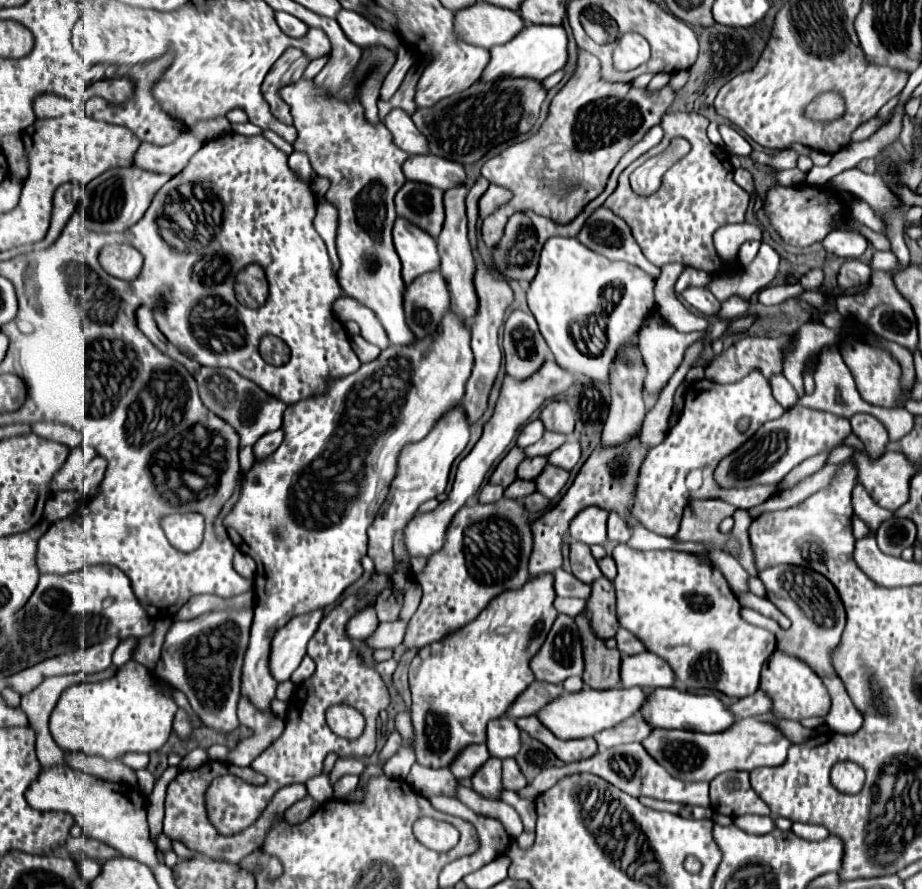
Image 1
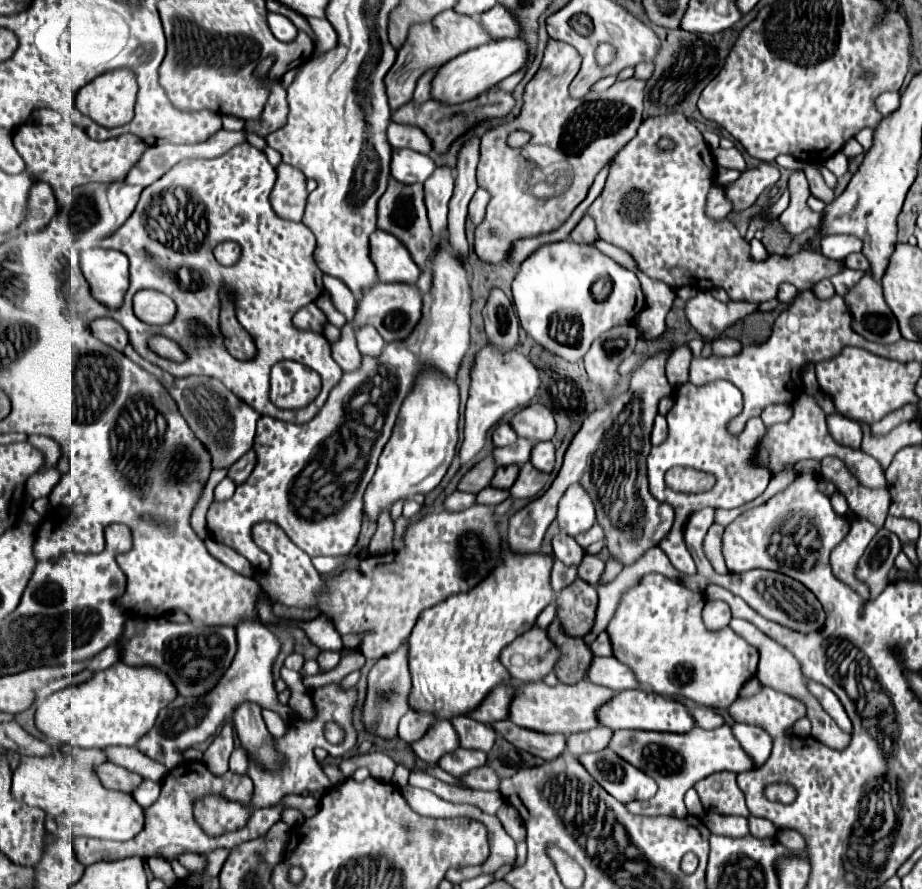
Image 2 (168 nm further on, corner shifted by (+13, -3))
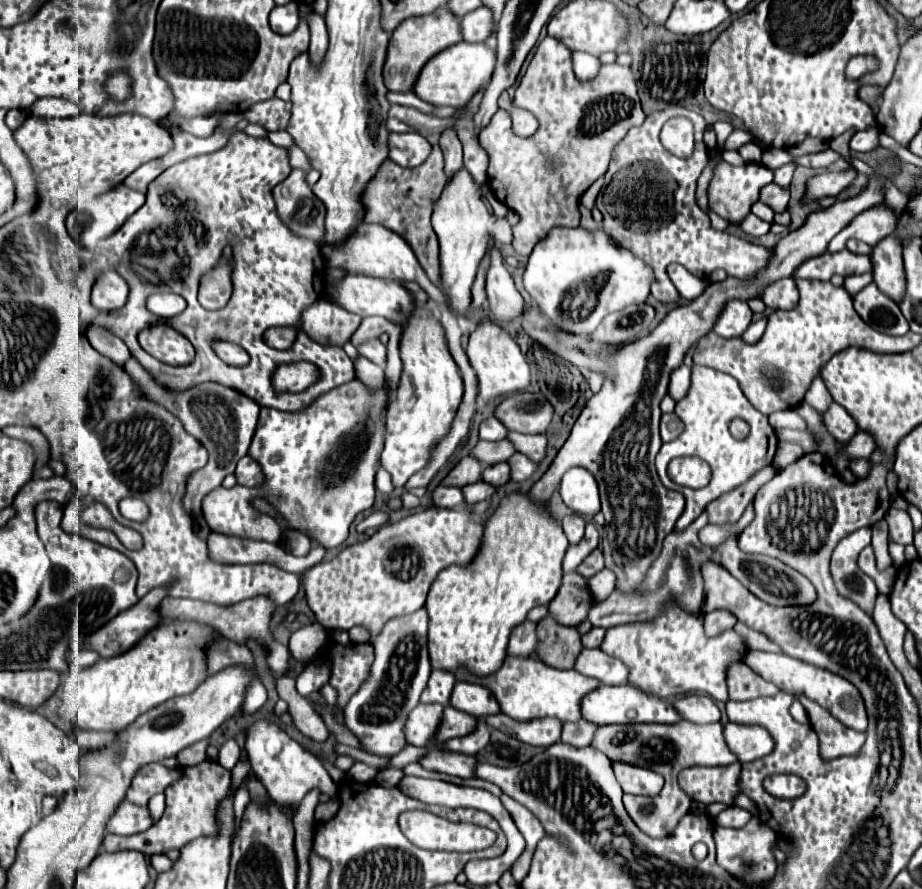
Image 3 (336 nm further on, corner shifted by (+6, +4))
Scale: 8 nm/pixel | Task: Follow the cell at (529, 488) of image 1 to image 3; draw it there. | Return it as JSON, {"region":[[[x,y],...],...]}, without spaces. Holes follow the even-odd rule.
{"region":[[[477,481],[473,485],[465,485],[461,491],[463,491],[463,497],[465,497],[465,503],[467,505],[475,505],[479,501],[489,499],[495,493],[495,487],[485,483],[485,481]]]}

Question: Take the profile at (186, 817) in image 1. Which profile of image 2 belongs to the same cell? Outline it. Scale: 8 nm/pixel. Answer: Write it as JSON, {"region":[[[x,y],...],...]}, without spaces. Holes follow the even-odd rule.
{"region":[[[182,762],[178,764],[176,768],[172,768],[166,778],[162,780],[162,792],[160,792],[160,798],[148,806],[144,810],[144,816],[146,816],[146,824],[144,824],[144,830],[134,838],[134,840],[128,840],[126,844],[118,844],[118,842],[106,842],[106,840],[94,840],[94,838],[76,838],[74,840],[74,850],[76,850],[76,856],[82,864],[94,864],[94,862],[100,862],[100,860],[120,860],[120,858],[126,858],[126,856],[132,856],[132,854],[140,854],[142,858],[148,858],[148,856],[164,856],[164,858],[176,858],[180,854],[186,854],[186,852],[196,852],[196,854],[208,854],[210,850],[216,850],[216,848],[226,848],[226,850],[234,850],[236,846],[240,846],[242,842],[248,842],[248,840],[256,840],[258,836],[264,836],[272,824],[276,824],[280,818],[282,818],[282,812],[286,808],[296,808],[298,812],[302,812],[306,818],[314,816],[314,812],[318,812],[318,800],[314,796],[298,796],[298,794],[290,794],[290,796],[284,796],[276,806],[272,808],[260,808],[260,810],[254,810],[248,824],[240,830],[240,832],[230,832],[230,834],[224,834],[220,836],[218,840],[206,836],[194,816],[192,816],[192,806],[194,802],[204,796],[204,794],[222,794],[224,798],[228,800],[236,800],[236,802],[250,802],[252,798],[252,780],[246,776],[246,774],[234,774],[234,772],[226,772],[222,776],[216,776],[212,774],[204,762]]]}

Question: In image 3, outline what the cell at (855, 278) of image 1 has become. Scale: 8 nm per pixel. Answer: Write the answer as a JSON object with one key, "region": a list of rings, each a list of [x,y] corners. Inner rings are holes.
{"region":[[[863,273],[863,275],[851,275],[851,277],[847,277],[845,279],[845,289],[851,293],[851,297],[855,295],[855,293],[859,293],[865,285],[869,285],[873,281],[873,275],[869,275],[869,273]]]}

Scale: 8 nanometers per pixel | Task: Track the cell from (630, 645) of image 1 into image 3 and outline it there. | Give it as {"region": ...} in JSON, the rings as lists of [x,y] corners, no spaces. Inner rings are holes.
{"region":[[[593,627],[585,635],[581,635],[581,643],[583,643],[583,647],[599,647],[603,641],[603,635],[605,635],[605,629]]]}

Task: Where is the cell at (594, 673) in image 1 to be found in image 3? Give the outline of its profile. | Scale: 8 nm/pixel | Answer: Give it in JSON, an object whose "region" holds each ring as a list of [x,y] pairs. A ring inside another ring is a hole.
{"region":[[[543,617],[537,623],[537,639],[537,657],[555,669],[573,667],[577,653],[583,647],[577,629],[559,625],[553,617]]]}

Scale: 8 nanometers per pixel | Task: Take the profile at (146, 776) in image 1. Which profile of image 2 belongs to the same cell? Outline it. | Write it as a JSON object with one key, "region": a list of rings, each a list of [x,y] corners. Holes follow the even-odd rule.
{"region":[[[142,780],[142,784],[132,792],[134,800],[142,806],[142,808],[148,808],[150,804],[156,802],[160,794],[160,784],[158,782],[152,782],[152,780]]]}

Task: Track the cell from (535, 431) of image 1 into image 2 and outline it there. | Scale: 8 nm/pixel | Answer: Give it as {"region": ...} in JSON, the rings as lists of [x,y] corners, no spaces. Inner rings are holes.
{"region":[[[500,422],[494,436],[492,436],[492,440],[494,440],[494,446],[510,446],[518,440],[518,434],[508,422]]]}

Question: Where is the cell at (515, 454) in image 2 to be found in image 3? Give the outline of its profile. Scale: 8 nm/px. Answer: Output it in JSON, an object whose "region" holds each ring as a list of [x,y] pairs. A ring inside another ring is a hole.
{"region":[[[503,439],[503,441],[479,441],[471,449],[471,457],[475,457],[483,465],[495,465],[501,461],[507,461],[515,453],[513,445]]]}

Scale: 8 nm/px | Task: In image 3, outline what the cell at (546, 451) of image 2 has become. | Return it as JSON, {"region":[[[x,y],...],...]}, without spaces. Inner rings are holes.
{"region":[[[507,433],[507,439],[513,443],[515,451],[527,455],[531,461],[539,463],[545,457],[547,439],[545,435],[523,435],[523,433]]]}

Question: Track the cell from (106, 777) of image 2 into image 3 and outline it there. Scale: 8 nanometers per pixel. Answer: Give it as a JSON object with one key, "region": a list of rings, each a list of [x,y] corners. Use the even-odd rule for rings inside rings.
{"region":[[[151,763],[145,769],[141,769],[141,773],[137,773],[133,785],[127,791],[127,799],[135,805],[145,807],[153,795],[163,793],[165,787],[179,781],[181,777],[183,777],[183,767],[169,769],[161,763]]]}

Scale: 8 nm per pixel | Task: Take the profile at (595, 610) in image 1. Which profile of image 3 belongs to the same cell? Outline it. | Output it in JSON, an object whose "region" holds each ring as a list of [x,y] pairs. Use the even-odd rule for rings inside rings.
{"region":[[[565,573],[561,587],[547,609],[557,623],[575,627],[587,617],[591,605],[593,601],[591,593],[587,591],[587,581],[579,573]]]}

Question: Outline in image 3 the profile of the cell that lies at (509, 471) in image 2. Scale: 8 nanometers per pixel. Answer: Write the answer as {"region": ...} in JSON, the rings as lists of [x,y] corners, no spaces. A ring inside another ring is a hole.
{"region":[[[497,463],[493,467],[487,467],[483,471],[483,481],[487,481],[489,485],[501,487],[509,481],[509,465],[507,463]]]}

